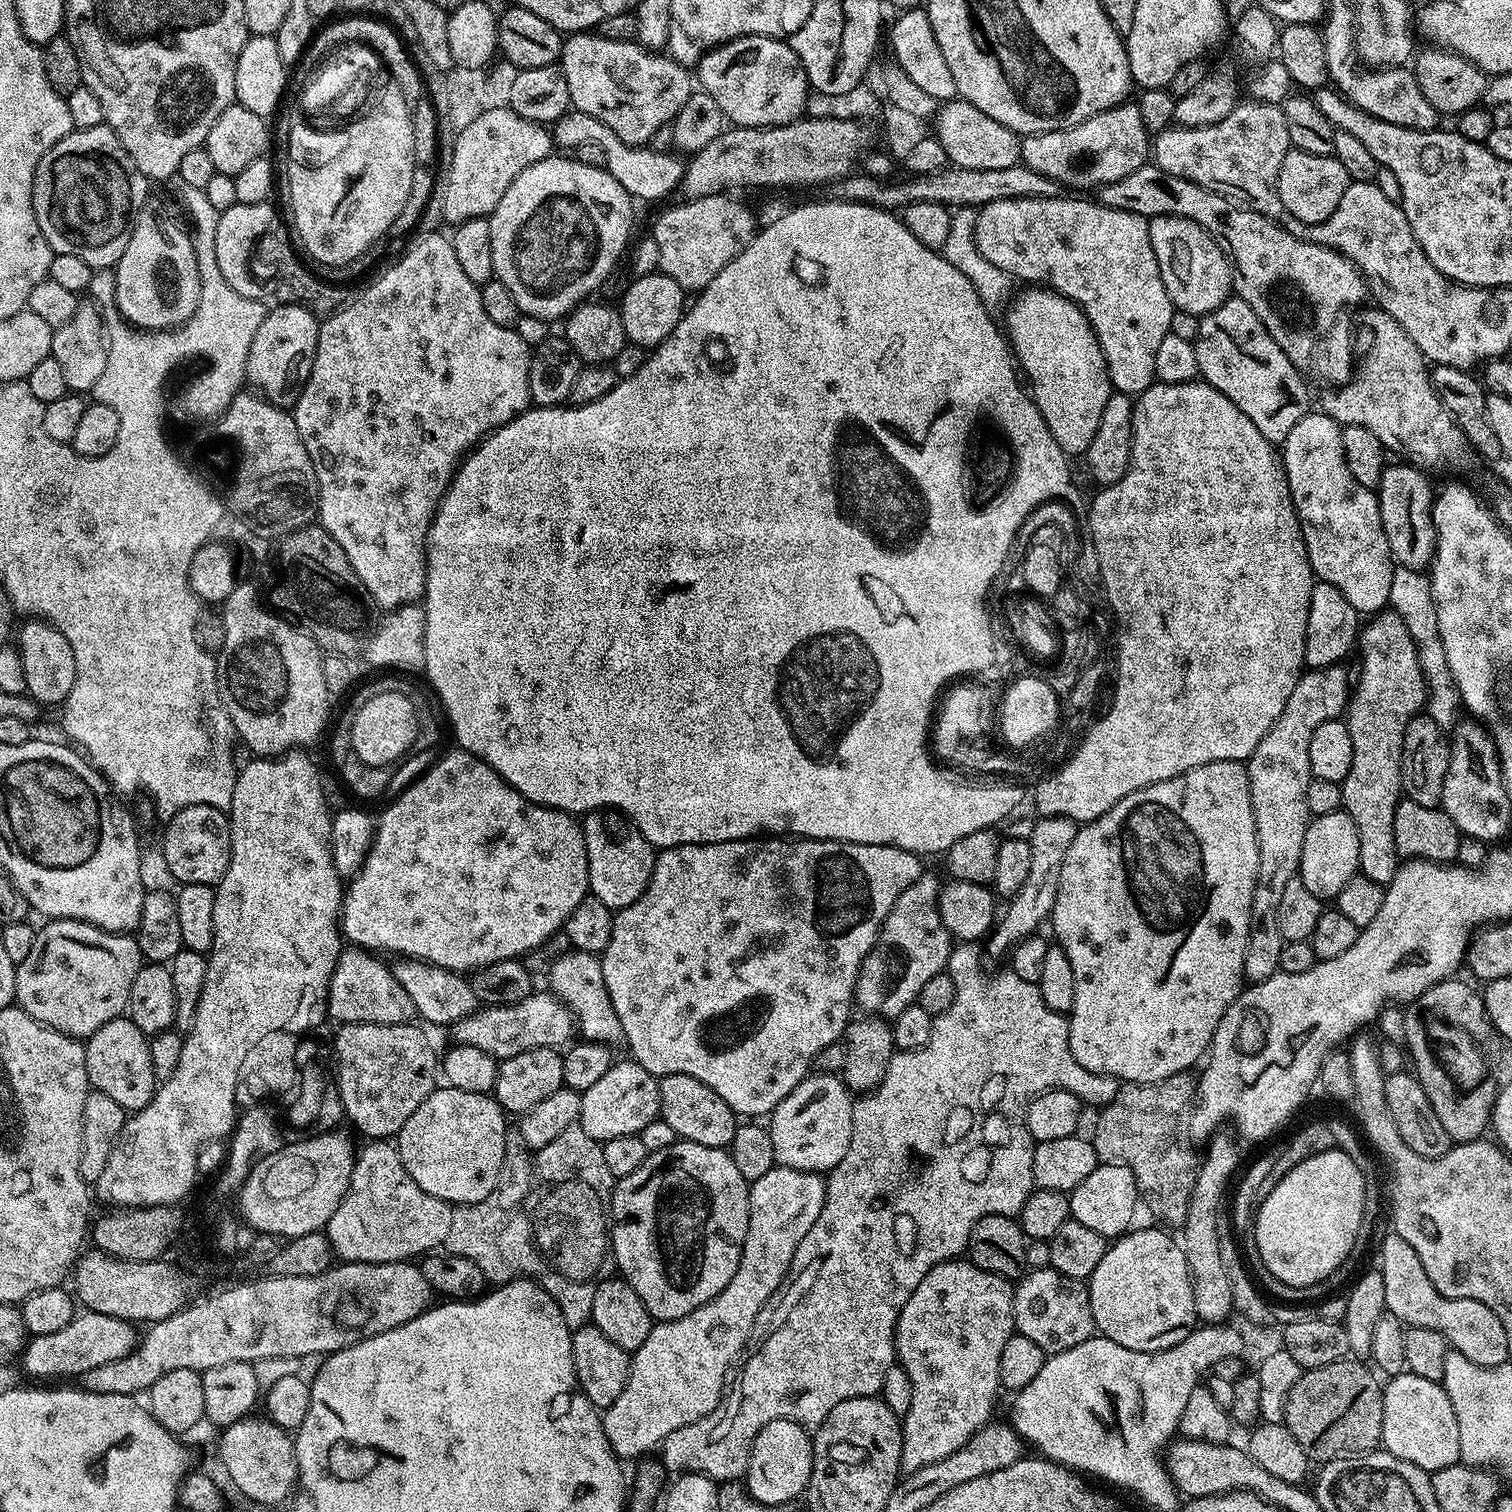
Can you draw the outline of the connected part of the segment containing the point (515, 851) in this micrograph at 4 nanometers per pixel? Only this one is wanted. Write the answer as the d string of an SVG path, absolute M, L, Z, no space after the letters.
M455 751L449 756L442 757L417 784L410 785L393 802L392 808L386 809L381 816L378 816L372 848L359 872L351 877L344 893L344 906L340 909L339 925L343 939L349 945L371 950L376 954L397 952L397 957L400 958L424 960L427 964L436 964L450 972L468 974L473 970L489 968L491 964L500 964L504 960L524 958L527 952L542 947L555 932L559 933L567 922L568 915L584 901L585 896L589 895L588 855L584 829L573 813L548 808L544 804L535 804L526 799L521 792L514 790L514 786L510 786L502 779L485 760L479 760L470 752Z

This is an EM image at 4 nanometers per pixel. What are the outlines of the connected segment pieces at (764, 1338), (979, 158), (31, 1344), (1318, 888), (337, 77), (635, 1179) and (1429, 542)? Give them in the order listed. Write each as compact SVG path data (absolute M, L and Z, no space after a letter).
M960 942L953 947L946 970L950 978L954 978L954 1003L948 1010L933 1019L932 1033L926 1041L926 1046L909 1052L893 1051L890 1066L886 1066L886 1074L882 1082L877 1088L861 1095L853 1103L850 1146L846 1150L846 1158L842 1158L842 1162L838 1162L838 1166L827 1173L822 1210L814 1224L810 1226L806 1238L798 1242L798 1248L794 1250L792 1265L788 1267L784 1283L780 1285L780 1289L776 1291L770 1303L758 1314L754 1329L756 1335L754 1343L739 1361L730 1383L720 1397L718 1406L710 1410L706 1418L682 1426L664 1439L662 1463L669 1473L703 1473L715 1482L739 1481L747 1473L752 1443L762 1430L762 1426L777 1422L791 1422L797 1426L809 1426L808 1424L818 1426L827 1418L830 1410L838 1406L838 1402L846 1402L850 1398L876 1396L882 1386L882 1378L886 1378L886 1370L890 1370L890 1366L896 1360L895 1339L898 1314L902 1306L906 1306L910 1294L914 1294L918 1282L926 1278L926 1274L933 1266L941 1264L944 1260L959 1257L967 1249L972 1227L983 1216L998 1214L1019 1217L1026 1198L1034 1191L1032 1167L1036 1144L1026 1122L1028 1107L1034 1097L1050 1092L1054 1088L1061 1088L1077 1094L1088 1092L1088 1100L1096 1110L1114 1102L1114 1094L1118 1094L1121 1080L1113 1076L1094 1074L1086 1070L1086 1066L1081 1066L1078 1058L1074 1058L1068 1041L1067 1019L1061 1013L1050 1010L1046 1002L1042 1002L1039 984L1022 982L1022 978L1018 978L1018 974L1010 970L1004 970L997 976L990 976L984 980L984 964L980 961L980 952L976 947L977 945L972 942Z
M969 100L943 101L935 113L936 129L934 135L938 142L942 142L942 150L946 150L949 161L957 168L970 170L1006 170L1006 166L1021 163L1021 137L1011 132L1002 122L994 122L990 114L982 114L978 106Z
M87 1310L73 1315L72 1320L55 1334L33 1336L24 1346L22 1361L24 1368L32 1376L76 1376L83 1377L85 1372L94 1370L106 1362L126 1358L136 1349L138 1335L131 1323Z
M1341 810L1315 817L1308 825L1306 838L1302 838L1302 858L1298 873L1300 880L1306 882L1310 894L1314 894L1322 902L1335 901L1342 886L1346 886L1346 882L1357 875L1359 867L1358 830L1348 813Z
M362 44L341 47L335 55L325 59L316 71L311 73L309 80L312 81L305 86L304 93L300 96L300 104L309 116L307 119L344 122L355 117L365 107L364 99L367 98L379 72L382 72L382 65L374 49L365 48Z
M679 1138L670 1146L650 1152L642 1162L642 1166L638 1166L638 1170L621 1176L615 1181L610 1205L612 1258L619 1275L627 1280L630 1287L638 1294L638 1298L642 1298L642 1302L646 1306L648 1313L652 1315L653 1321L659 1322L682 1318L686 1314L698 1310L698 1306L702 1306L714 1299L718 1294L722 1294L722 1290L726 1290L726 1282L730 1282L730 1278L734 1278L734 1274L740 1265L740 1255L742 1254L742 1246L748 1229L749 1187L749 1181L744 1180L742 1174L738 1174L738 1166L734 1166L731 1151L715 1148L714 1146L698 1146L698 1142L690 1142Z
M1407 462L1392 463L1385 467L1378 489L1382 530L1386 530L1386 542L1393 561L1401 568L1418 572L1431 565L1436 552L1436 530L1432 526L1434 487L1428 481L1427 471Z

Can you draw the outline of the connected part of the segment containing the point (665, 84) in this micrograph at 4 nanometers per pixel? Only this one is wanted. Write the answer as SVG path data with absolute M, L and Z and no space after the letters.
M592 30L563 41L558 67L564 71L571 107L606 122L622 142L633 146L647 145L659 128L667 129L694 91L693 73L671 56L643 48L635 39L615 40Z

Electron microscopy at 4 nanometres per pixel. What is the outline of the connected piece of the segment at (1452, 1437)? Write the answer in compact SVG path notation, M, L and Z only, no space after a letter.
M1402 1371L1391 1377L1383 1385L1382 1398L1382 1441L1383 1451L1394 1454L1406 1462L1414 1462L1426 1473L1437 1472L1460 1460L1460 1439L1458 1438L1458 1418L1454 1418L1454 1406L1446 1394L1443 1383L1435 1384L1430 1378L1418 1378L1418 1374Z

